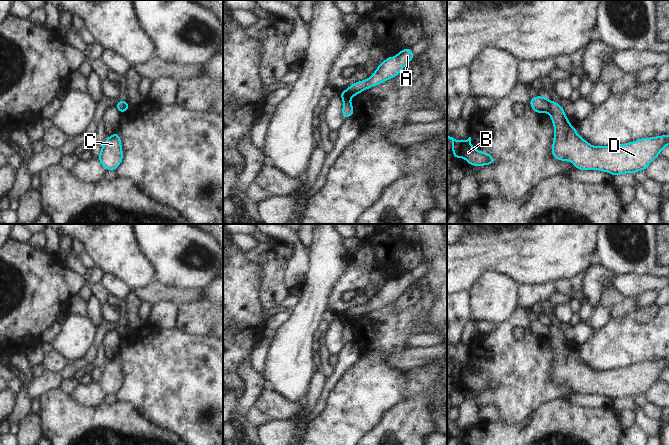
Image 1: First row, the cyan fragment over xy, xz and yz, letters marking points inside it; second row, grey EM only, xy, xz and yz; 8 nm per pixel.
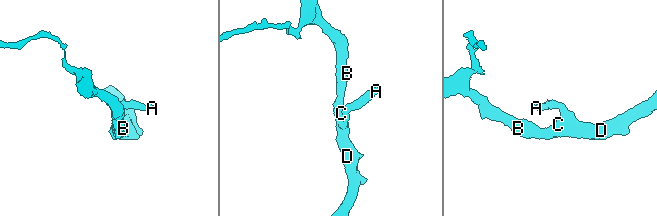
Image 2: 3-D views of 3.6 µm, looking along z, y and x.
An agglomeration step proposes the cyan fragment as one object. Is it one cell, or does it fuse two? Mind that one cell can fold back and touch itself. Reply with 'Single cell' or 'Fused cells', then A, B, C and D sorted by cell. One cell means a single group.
Fused cells. Groups: A / B C D

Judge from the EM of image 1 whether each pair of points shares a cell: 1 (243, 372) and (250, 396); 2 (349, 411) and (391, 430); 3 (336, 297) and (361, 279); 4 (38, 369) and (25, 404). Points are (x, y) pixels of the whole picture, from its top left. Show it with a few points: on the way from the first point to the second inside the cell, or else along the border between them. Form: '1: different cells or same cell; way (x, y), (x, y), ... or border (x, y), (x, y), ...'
1: same cell; way (249, 378), (250, 390)
2: different cells; border (393, 406), (366, 434)
3: same cell; way (342, 291), (349, 290), (355, 284)
4: different cells; border (29, 365), (34, 377)

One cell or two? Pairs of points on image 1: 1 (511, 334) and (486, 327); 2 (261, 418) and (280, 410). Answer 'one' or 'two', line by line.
1: two
2: two

